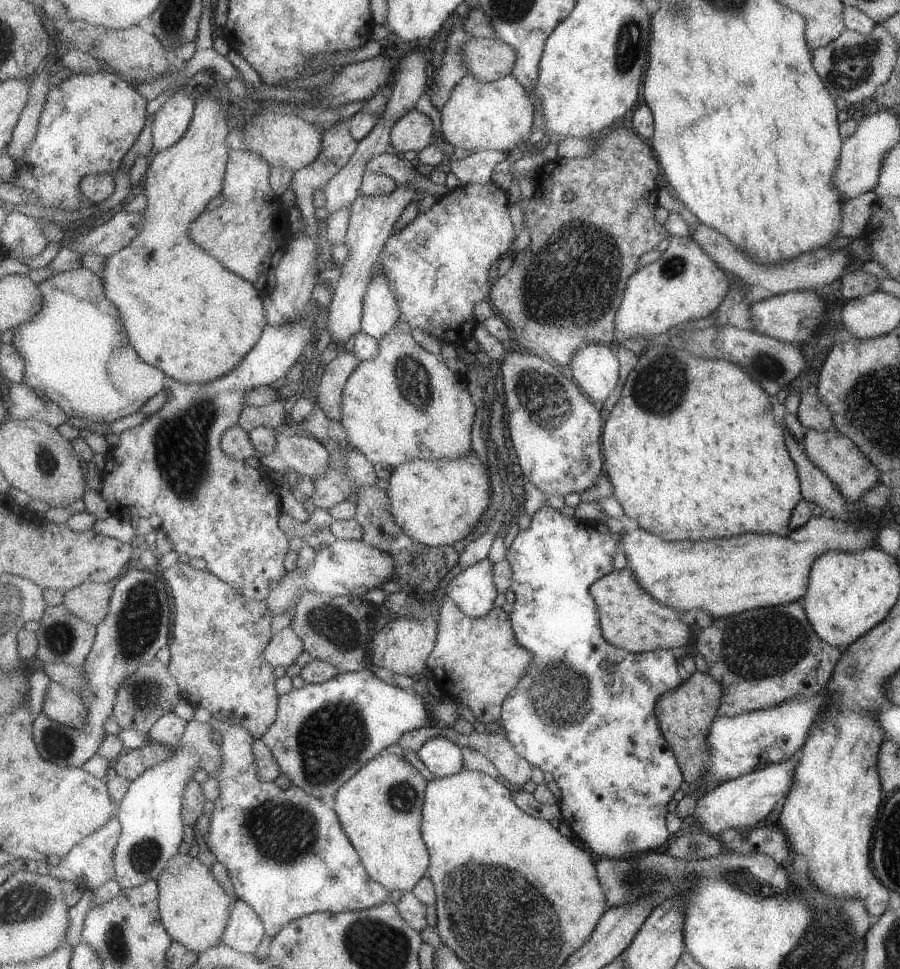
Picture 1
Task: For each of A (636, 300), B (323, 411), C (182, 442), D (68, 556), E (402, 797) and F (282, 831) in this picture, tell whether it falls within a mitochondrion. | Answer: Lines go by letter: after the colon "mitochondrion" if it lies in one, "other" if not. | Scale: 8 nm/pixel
A: other
B: other
C: mitochondrion
D: other
E: mitochondrion
F: mitochondrion

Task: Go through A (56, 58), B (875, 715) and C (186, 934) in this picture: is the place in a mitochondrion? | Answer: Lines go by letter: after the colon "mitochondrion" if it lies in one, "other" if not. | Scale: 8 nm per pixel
A: other
B: other
C: other

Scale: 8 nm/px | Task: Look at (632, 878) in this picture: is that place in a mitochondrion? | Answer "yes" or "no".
yes

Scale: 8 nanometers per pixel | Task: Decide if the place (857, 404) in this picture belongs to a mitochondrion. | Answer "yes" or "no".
yes

